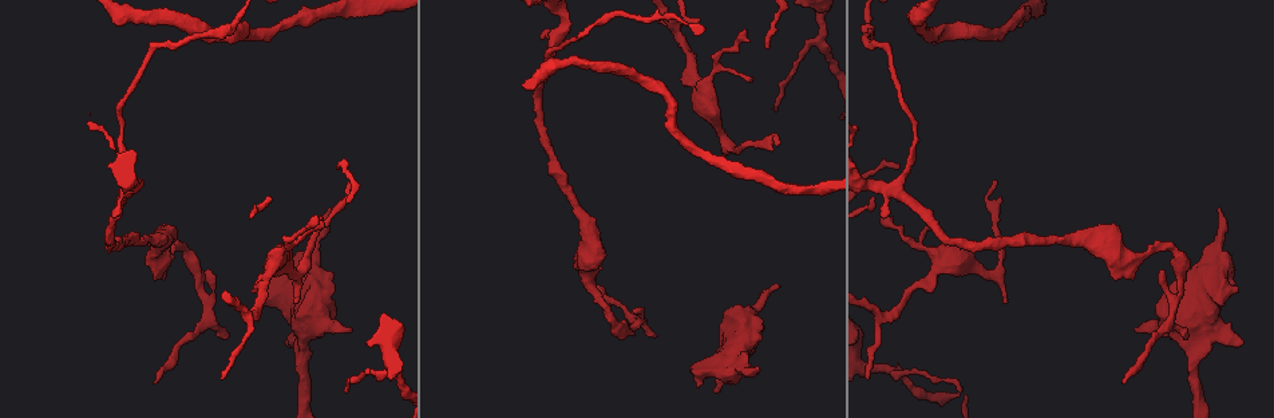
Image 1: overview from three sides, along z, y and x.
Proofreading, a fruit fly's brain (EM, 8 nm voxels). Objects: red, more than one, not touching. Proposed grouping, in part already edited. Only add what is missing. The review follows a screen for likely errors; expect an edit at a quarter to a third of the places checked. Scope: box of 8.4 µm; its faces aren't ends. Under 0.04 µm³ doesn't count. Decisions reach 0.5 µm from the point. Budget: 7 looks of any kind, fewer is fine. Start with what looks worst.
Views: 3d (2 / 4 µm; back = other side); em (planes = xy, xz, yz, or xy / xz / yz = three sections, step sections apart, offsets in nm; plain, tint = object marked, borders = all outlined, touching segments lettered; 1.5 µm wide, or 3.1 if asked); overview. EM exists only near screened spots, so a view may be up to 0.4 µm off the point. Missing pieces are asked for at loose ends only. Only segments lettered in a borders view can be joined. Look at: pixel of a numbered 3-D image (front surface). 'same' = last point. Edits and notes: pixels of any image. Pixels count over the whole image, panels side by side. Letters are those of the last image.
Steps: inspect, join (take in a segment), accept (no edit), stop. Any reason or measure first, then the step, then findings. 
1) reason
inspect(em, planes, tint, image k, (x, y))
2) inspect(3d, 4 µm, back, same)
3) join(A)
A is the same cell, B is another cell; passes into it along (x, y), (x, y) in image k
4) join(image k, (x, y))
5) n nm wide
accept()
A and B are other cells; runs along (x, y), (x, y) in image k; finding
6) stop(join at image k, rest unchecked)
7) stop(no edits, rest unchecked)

free end
inspect(3d, 2 µm, image 1, (1219, 208))

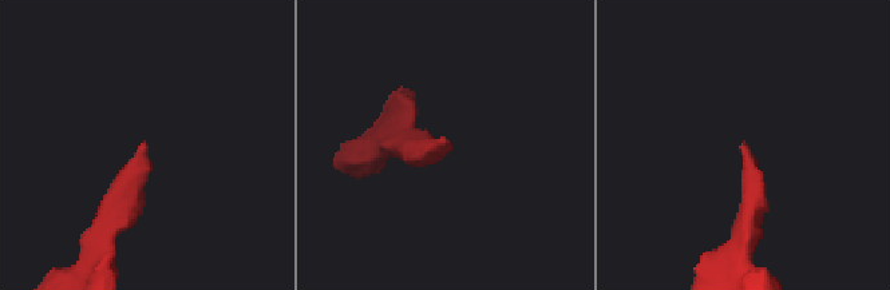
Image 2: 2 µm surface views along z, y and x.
inspect(em, xy, step 4, borders, image 2, (143, 140))

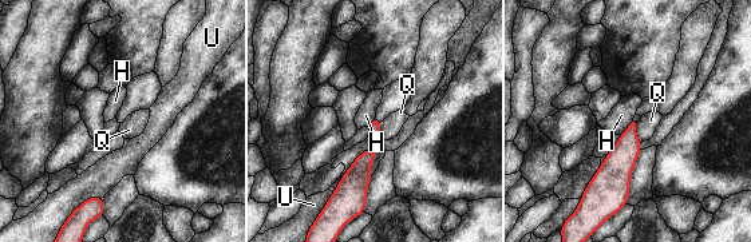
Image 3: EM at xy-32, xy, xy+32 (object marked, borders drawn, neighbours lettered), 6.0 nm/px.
accept()
H, Q and U are other cells; border along (632, 120), (620, 135) in image 3; none of them fits

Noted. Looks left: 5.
branch stops here
inspect(em, planes, tint, image 1, (350, 327))

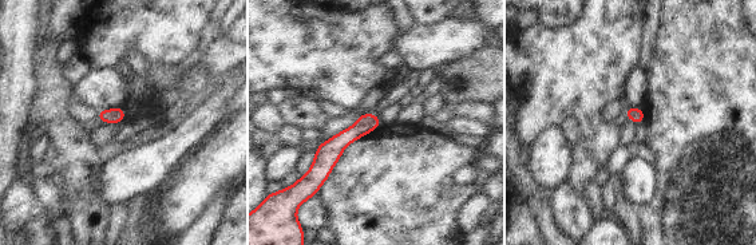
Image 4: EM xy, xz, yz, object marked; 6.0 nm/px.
inspect(em, planes, borders, same)

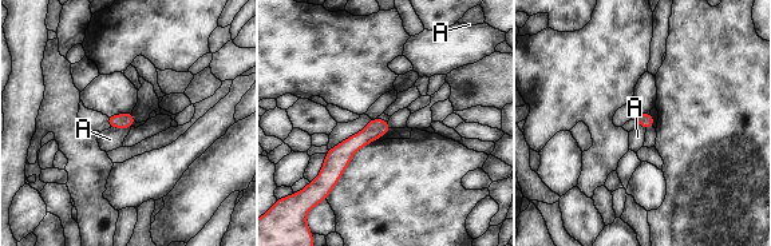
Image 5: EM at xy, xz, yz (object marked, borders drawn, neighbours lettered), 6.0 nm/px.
accept()
A is another cell; border along (110, 127), (130, 129) in image 5; none of them fits

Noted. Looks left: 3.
an open end
inspect(em, xy, step 8, borders, image 1, (636, 314))

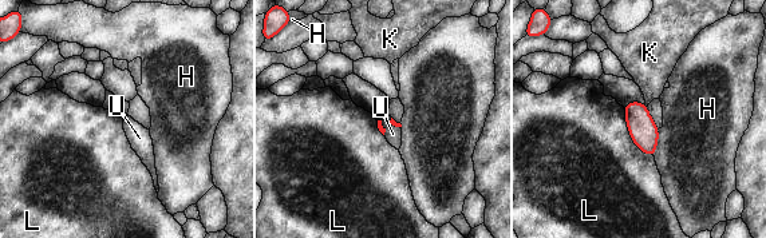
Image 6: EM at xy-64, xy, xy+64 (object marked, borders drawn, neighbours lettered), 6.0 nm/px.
L touches over 360 nm
accept()
H, K, L and U are other cells; border along (622, 107), (631, 141), (654, 158) in image 6; no lettered segment goes on from it

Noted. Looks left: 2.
stop(no edits, rest unchecked)

